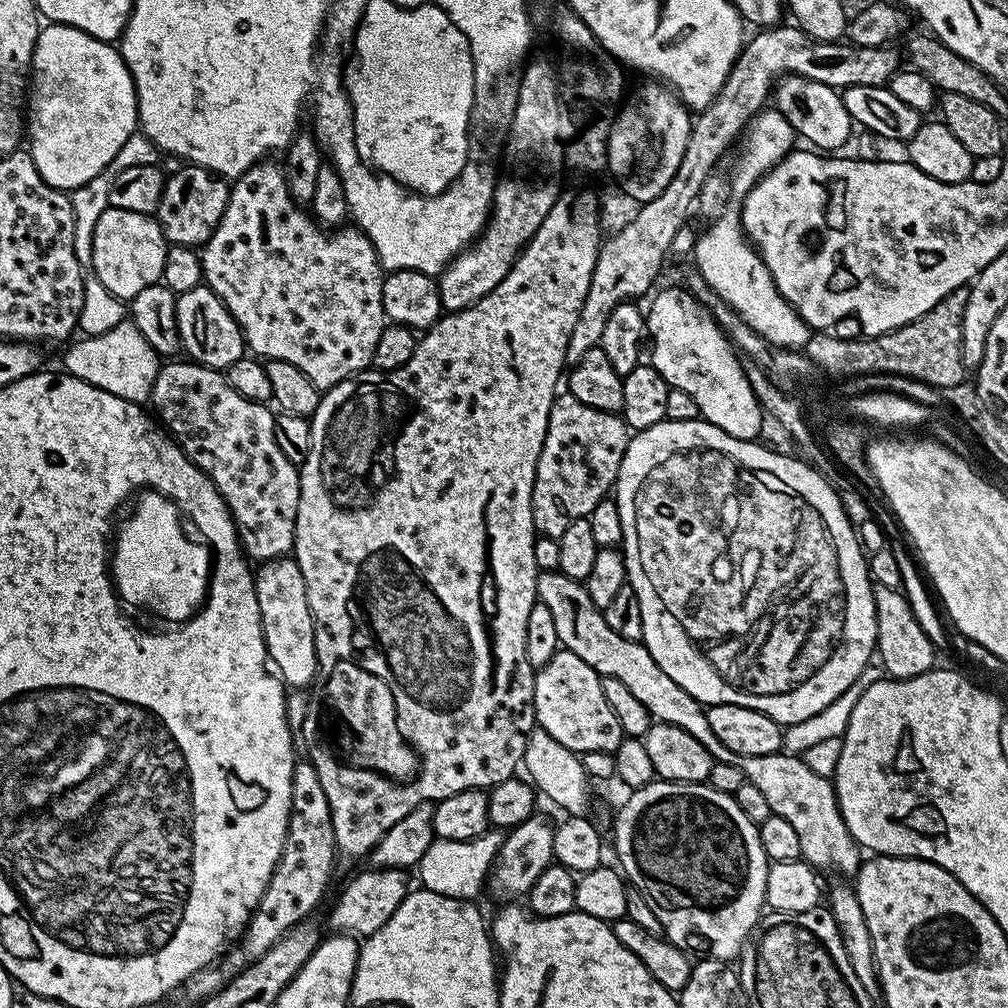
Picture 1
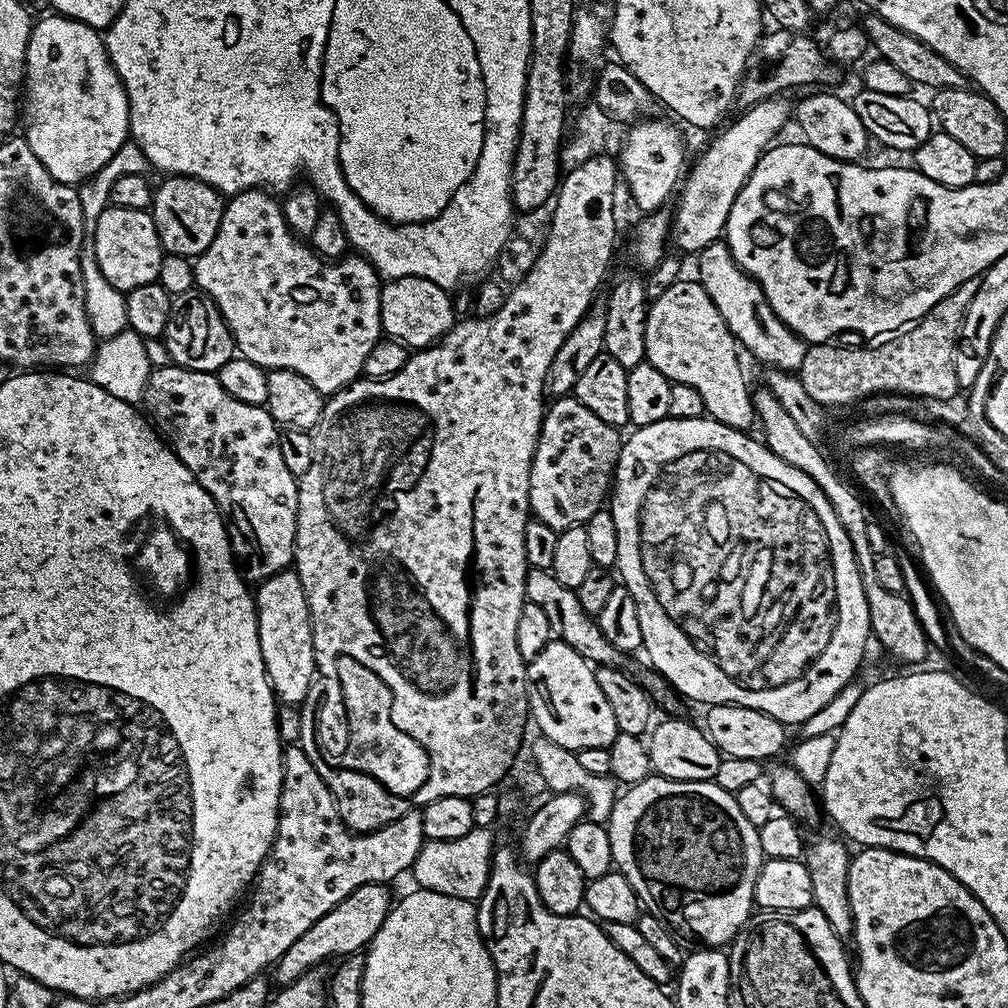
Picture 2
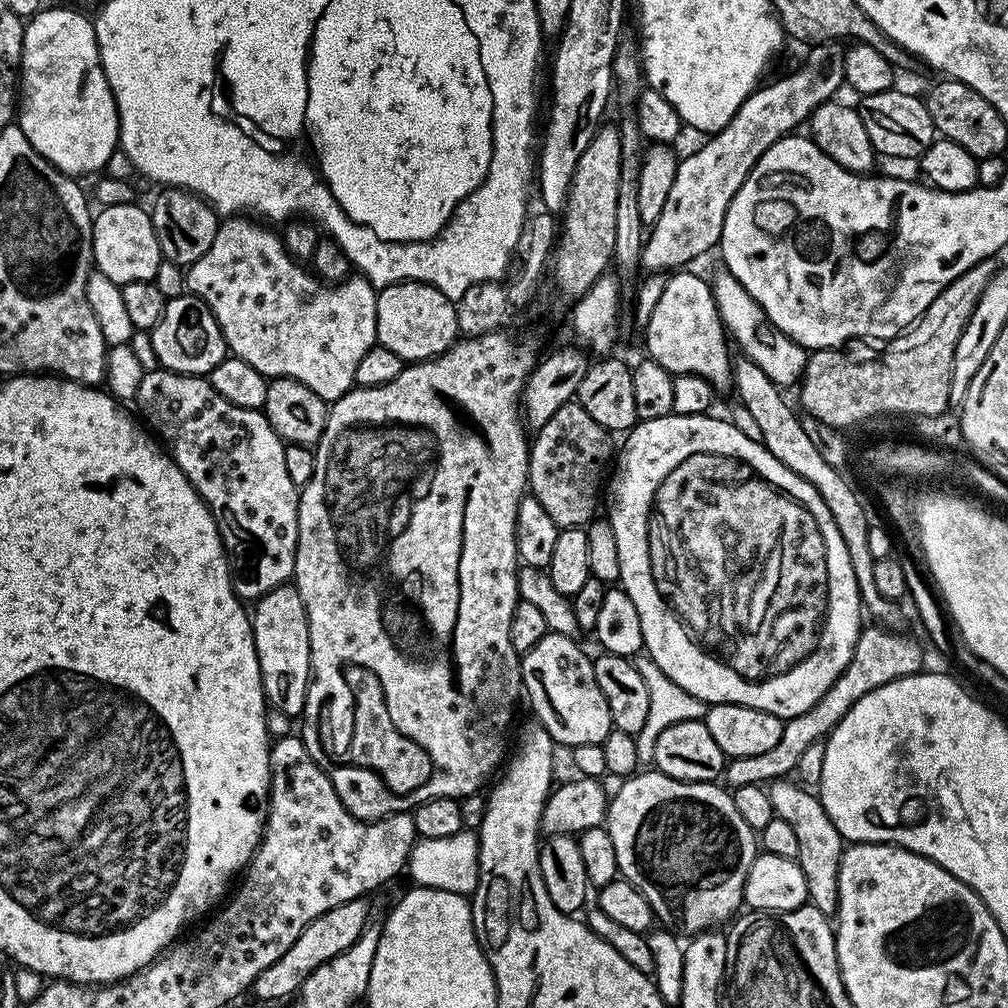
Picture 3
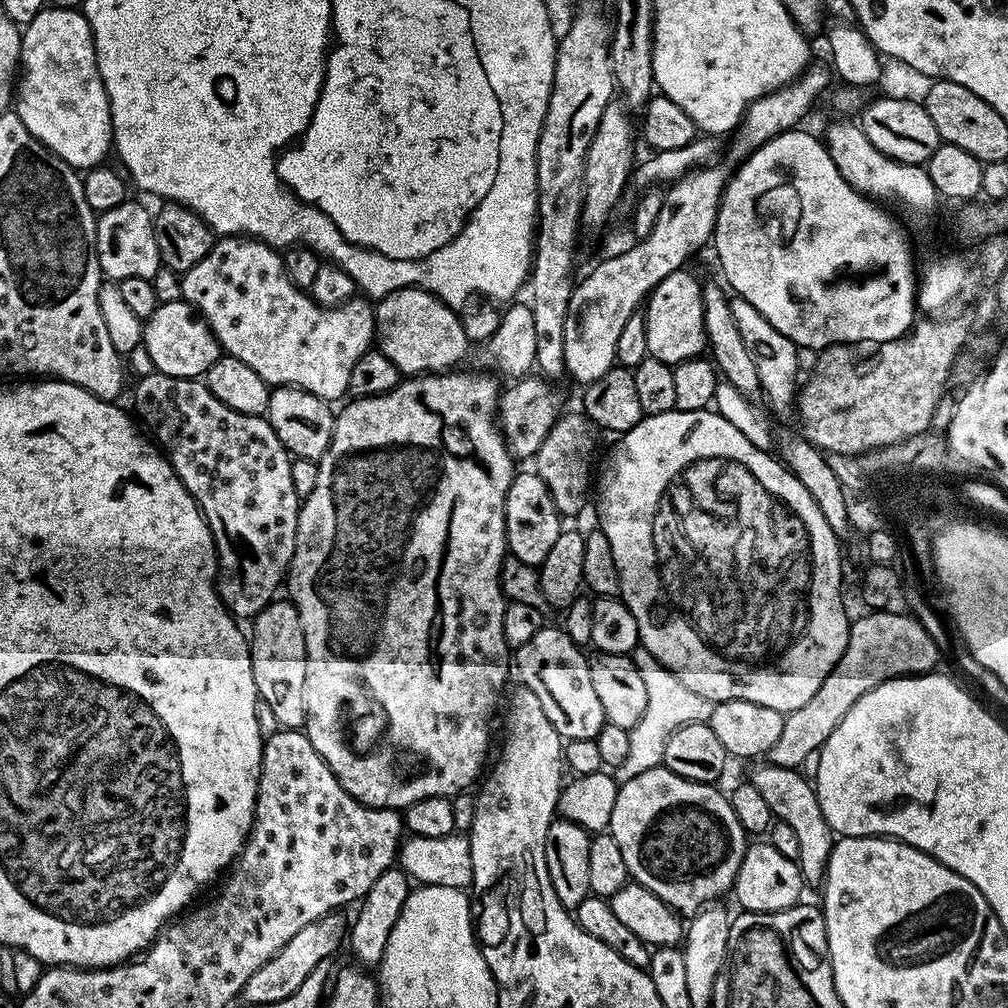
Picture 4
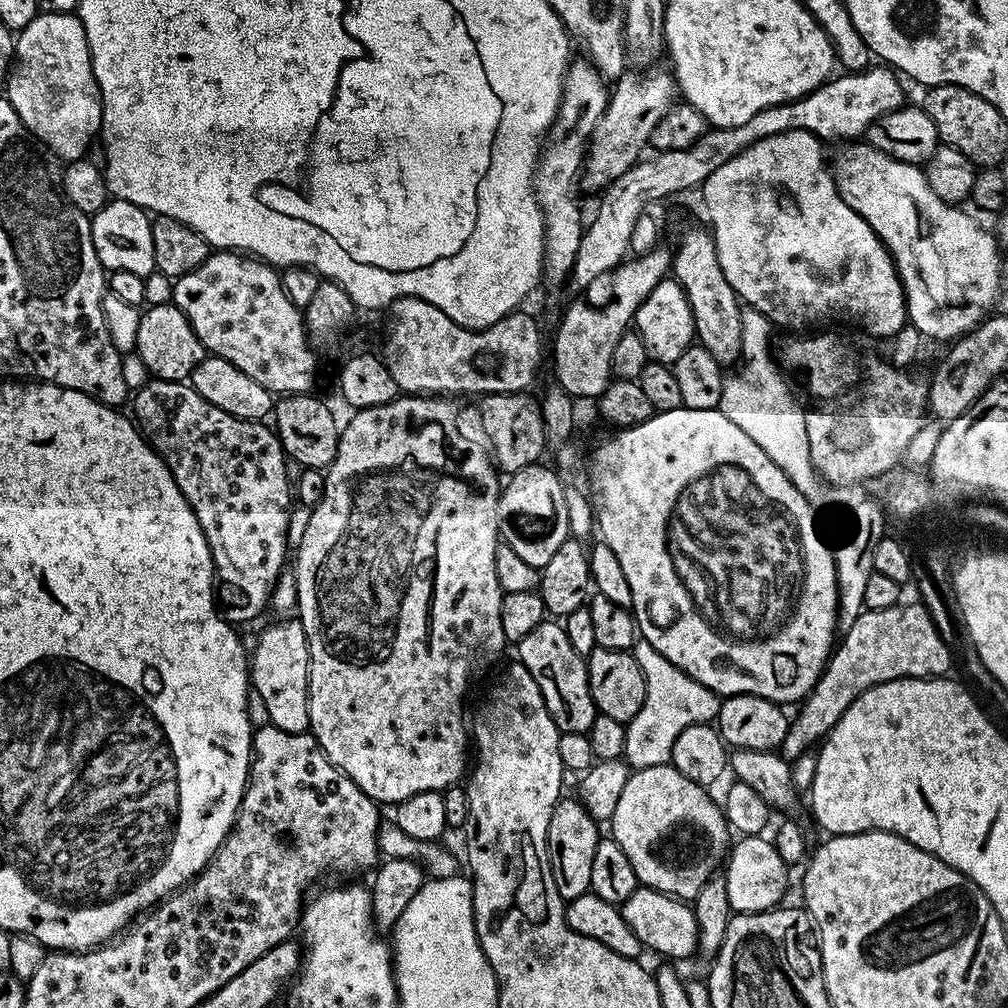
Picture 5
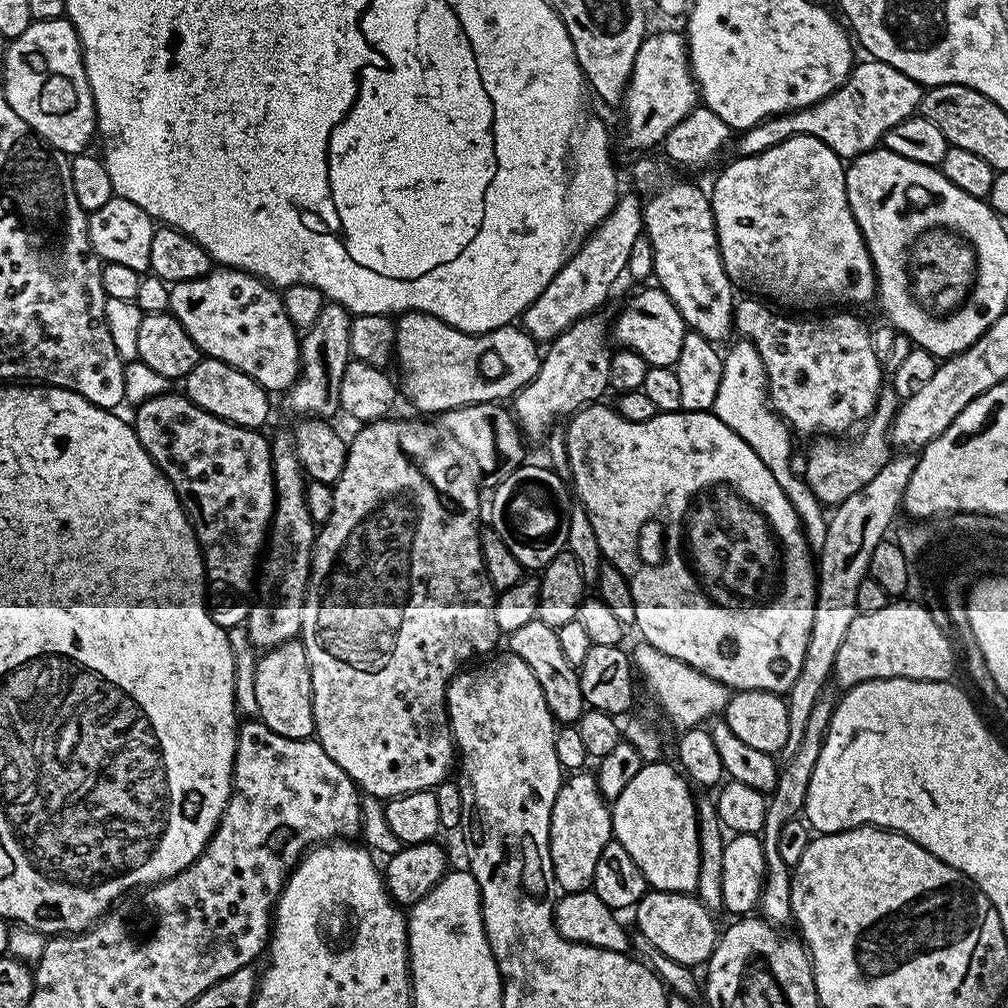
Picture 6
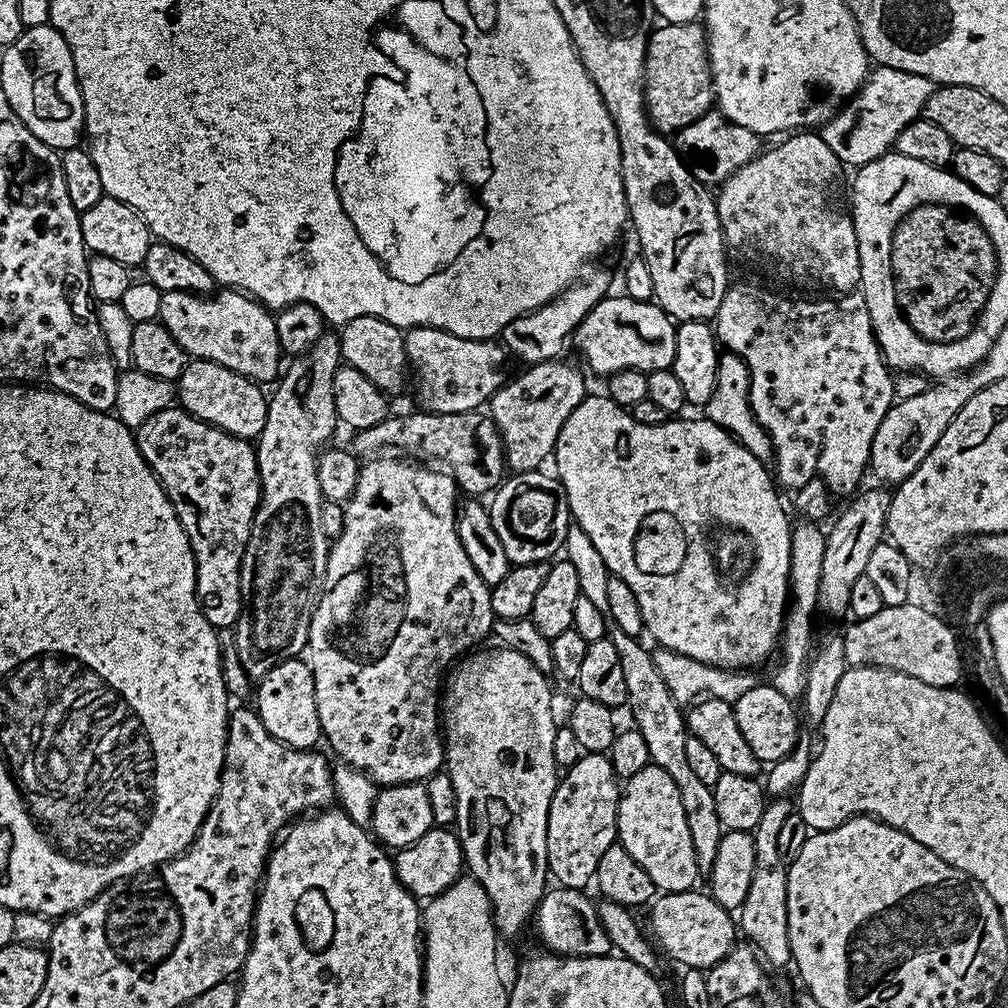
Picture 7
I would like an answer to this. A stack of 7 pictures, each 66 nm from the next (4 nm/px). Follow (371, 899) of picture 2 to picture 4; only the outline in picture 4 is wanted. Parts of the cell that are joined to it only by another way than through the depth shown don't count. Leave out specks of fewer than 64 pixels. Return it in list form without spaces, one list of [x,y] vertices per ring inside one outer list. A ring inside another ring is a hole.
[[[329,914],[310,922],[310,926],[302,926],[302,930],[298,930],[298,934],[294,934],[294,938],[290,938],[290,942],[286,942],[286,946],[282,946],[282,950],[274,954],[274,958],[270,958],[265,964],[258,966],[254,974],[250,974],[244,986],[242,1000],[248,1004],[263,1006],[266,1002],[282,1002],[282,998],[290,998],[290,994],[294,994],[294,990],[298,990],[298,986],[306,982],[314,966],[325,963],[329,959],[327,956],[343,940],[345,943],[346,920],[344,924],[340,914]]]

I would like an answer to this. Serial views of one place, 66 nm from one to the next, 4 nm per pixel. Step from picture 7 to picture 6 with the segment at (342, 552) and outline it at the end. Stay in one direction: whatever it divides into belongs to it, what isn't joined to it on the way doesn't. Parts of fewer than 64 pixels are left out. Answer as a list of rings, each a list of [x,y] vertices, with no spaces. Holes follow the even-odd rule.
[[[385,418],[383,420],[374,420],[365,423],[361,427],[364,429],[353,440],[350,440],[348,444],[344,469],[332,489],[334,510],[330,514],[327,522],[316,533],[316,546],[312,549],[312,576],[308,579],[308,597],[304,599],[302,626],[300,627],[300,636],[302,637],[303,646],[308,655],[308,665],[310,666],[310,674],[312,675],[312,709],[314,710],[314,726],[316,727],[314,733],[315,739],[319,740],[322,750],[326,750],[326,754],[330,754],[330,758],[334,758],[334,762],[338,762],[338,766],[342,766],[342,770],[346,770],[346,774],[356,783],[356,787],[360,789],[361,793],[381,798],[405,796],[407,792],[427,792],[435,789],[436,785],[441,784],[443,780],[449,779],[451,772],[448,771],[451,768],[453,771],[454,768],[454,745],[452,742],[452,729],[448,727],[448,683],[452,681],[452,677],[457,672],[465,667],[464,663],[471,656],[486,655],[495,646],[496,639],[501,639],[502,636],[498,622],[494,622],[494,606],[496,605],[497,593],[494,591],[490,581],[488,581],[488,573],[484,562],[484,551],[480,548],[482,532],[481,529],[476,529],[476,523],[480,520],[480,488],[482,489],[481,481],[478,479],[476,465],[472,463],[471,459],[466,458],[465,453],[459,447],[453,446],[451,443],[448,443],[449,445],[444,444],[445,437],[442,435],[441,429],[437,425],[436,429],[434,425],[427,424],[424,421],[427,419],[392,419]]]

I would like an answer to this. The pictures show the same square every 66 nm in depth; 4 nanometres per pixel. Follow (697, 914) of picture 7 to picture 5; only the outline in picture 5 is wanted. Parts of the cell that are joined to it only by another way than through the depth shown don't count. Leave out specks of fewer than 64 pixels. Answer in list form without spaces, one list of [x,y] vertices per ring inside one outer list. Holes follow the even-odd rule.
[[[638,886],[634,890],[634,894],[630,894],[630,898],[626,898],[626,902],[622,905],[619,905],[620,913],[622,914],[622,918],[626,918],[626,926],[630,926],[630,930],[634,930],[634,934],[638,934],[638,938],[640,939],[641,945],[645,949],[648,948],[652,952],[657,952],[658,955],[664,956],[660,958],[667,958],[672,962],[680,962],[676,960],[684,960],[687,958],[691,952],[695,953],[700,946],[700,935],[698,934],[698,922],[696,921],[696,910],[695,907],[691,903],[685,902],[683,900],[677,900],[674,896],[667,896],[664,892],[659,892],[658,890],[654,890],[653,888],[645,888],[643,886]]]

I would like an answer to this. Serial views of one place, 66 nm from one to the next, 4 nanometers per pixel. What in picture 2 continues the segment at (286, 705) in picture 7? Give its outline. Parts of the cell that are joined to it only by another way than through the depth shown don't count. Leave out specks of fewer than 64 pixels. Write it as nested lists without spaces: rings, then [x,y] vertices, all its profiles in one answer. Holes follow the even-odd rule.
[[[285,570],[278,577],[281,592],[282,589],[287,592],[281,600],[279,600],[280,588],[276,582],[267,585],[267,588],[269,587],[268,592],[259,593],[257,591],[254,599],[256,601],[256,621],[258,622],[264,669],[268,672],[268,679],[272,682],[272,691],[276,693],[277,701],[281,705],[300,706],[308,697],[308,689],[312,687],[314,672],[309,667],[310,660],[307,655],[305,655],[306,657],[295,656],[292,652],[311,653],[312,618],[308,614],[308,599],[304,593],[304,588],[288,588],[292,575],[291,571]]]

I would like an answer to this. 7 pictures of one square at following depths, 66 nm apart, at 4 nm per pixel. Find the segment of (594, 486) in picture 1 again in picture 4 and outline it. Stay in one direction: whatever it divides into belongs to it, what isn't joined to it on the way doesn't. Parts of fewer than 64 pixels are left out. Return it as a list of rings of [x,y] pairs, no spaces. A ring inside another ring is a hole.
[[[579,411],[561,415],[559,420],[554,422],[550,434],[546,434],[546,442],[536,452],[534,457],[534,470],[546,482],[550,494],[554,498],[554,506],[560,511],[561,517],[576,516],[584,508],[584,503],[588,500],[588,487],[593,487],[594,472],[592,476],[592,459],[596,456],[596,435],[597,429],[591,420]]]

